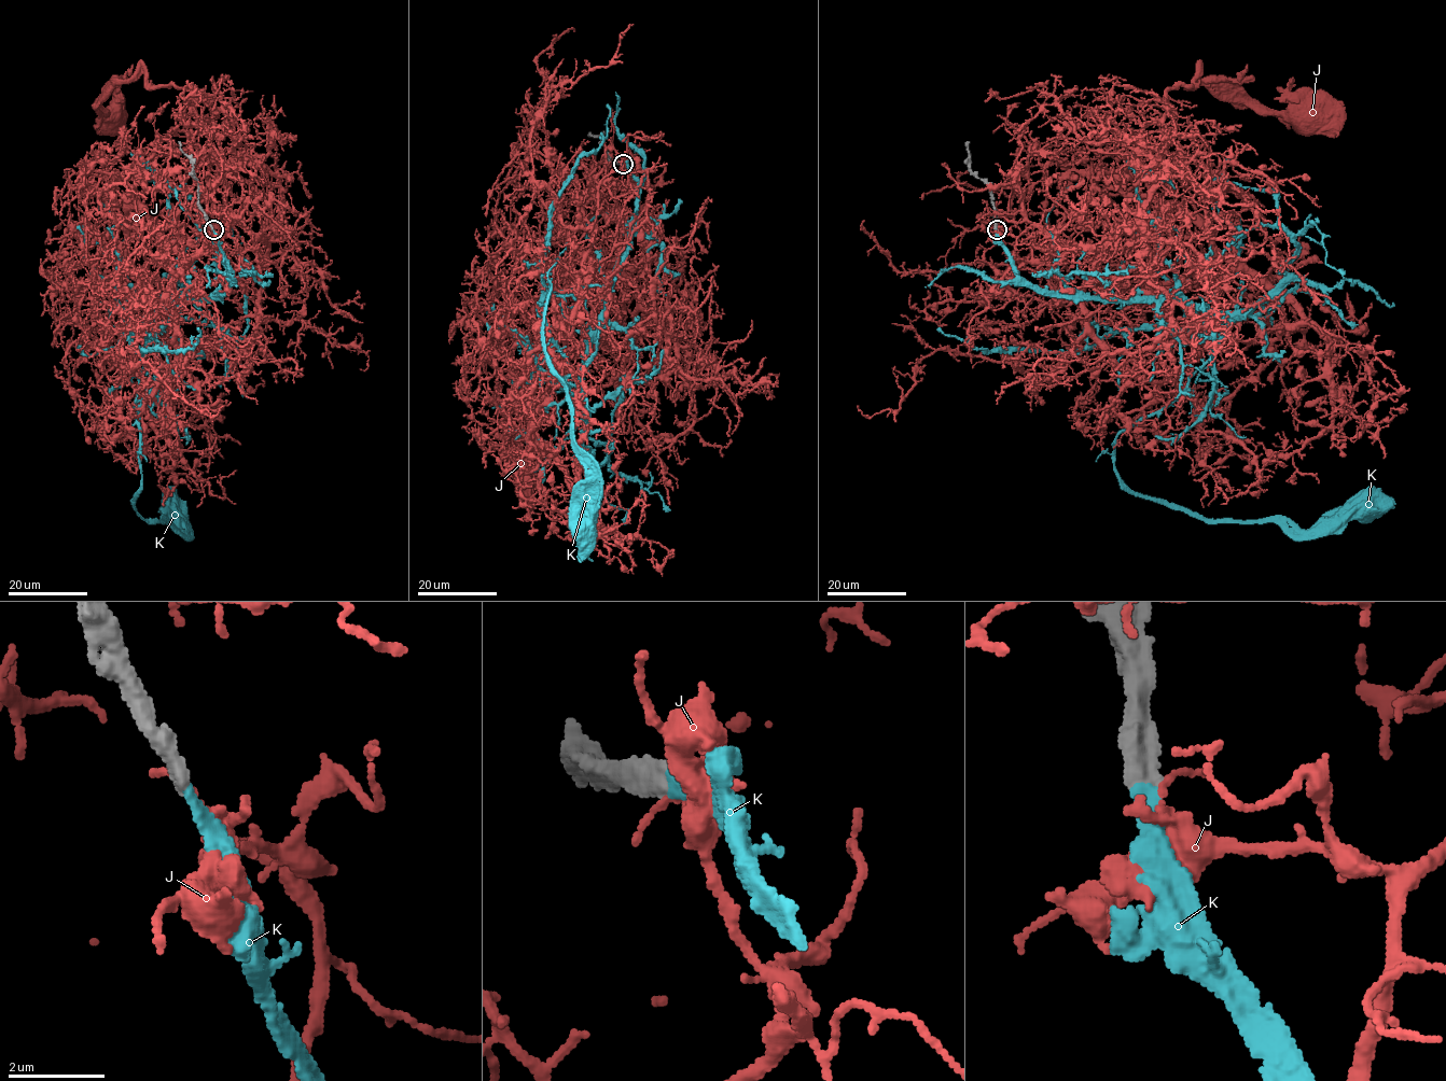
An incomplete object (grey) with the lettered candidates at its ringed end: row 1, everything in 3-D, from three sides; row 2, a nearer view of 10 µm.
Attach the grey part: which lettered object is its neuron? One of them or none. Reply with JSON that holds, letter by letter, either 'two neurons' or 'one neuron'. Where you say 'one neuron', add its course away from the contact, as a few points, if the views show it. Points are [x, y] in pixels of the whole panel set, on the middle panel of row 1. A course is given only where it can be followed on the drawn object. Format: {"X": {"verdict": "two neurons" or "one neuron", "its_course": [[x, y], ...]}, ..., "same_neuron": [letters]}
{"J": {"verdict": "two neurons"}, "K": {"verdict": "one neuron", "its_course": [[622, 163], [636, 207], [576, 391], [546, 334], [547, 281], [543, 318], [585, 472], [579, 528]]}, "same_neuron": ["K"]}

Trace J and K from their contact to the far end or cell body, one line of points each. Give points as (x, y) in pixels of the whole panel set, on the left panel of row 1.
J: (212, 229), (208, 248), (226, 211), (212, 109), (137, 72), (101, 98), (113, 118)
K: (212, 229), (226, 288), (171, 309), (137, 407), (134, 506), (176, 530), (169, 516)

